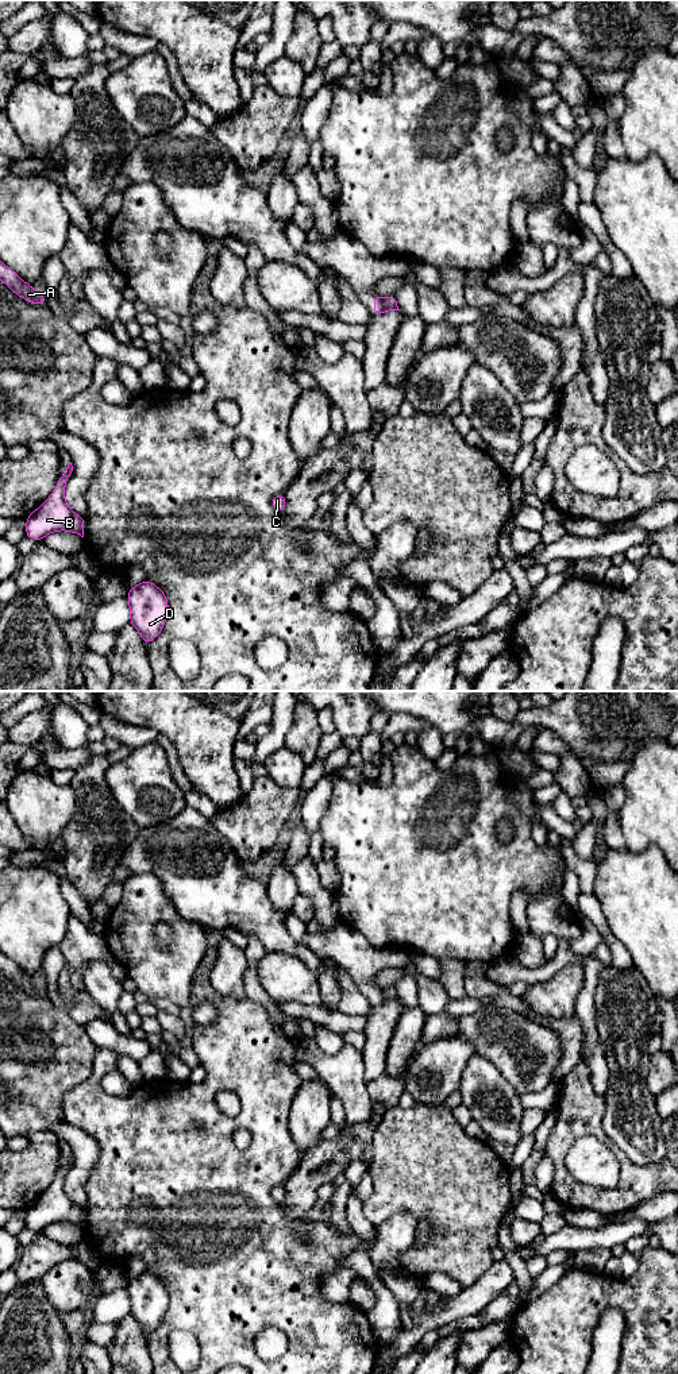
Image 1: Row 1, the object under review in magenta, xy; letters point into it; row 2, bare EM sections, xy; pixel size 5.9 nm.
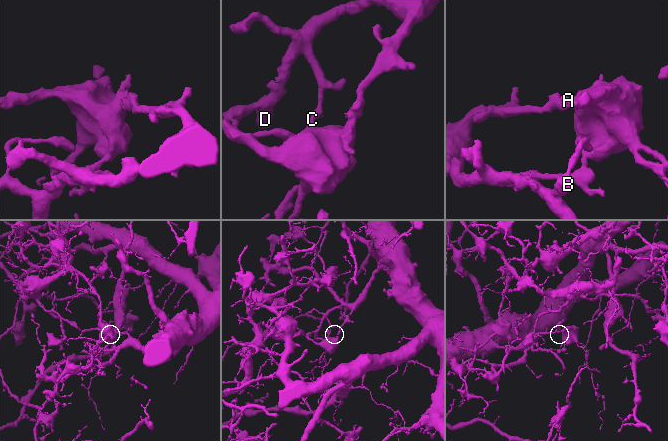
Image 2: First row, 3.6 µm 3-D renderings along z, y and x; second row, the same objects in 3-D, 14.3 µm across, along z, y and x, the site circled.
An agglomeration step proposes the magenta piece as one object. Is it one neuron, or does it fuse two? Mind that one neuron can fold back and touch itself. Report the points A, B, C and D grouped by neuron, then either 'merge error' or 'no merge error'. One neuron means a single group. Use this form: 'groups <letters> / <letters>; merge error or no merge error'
groups A / B C D; merge error

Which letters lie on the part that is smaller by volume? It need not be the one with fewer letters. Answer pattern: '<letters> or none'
A

